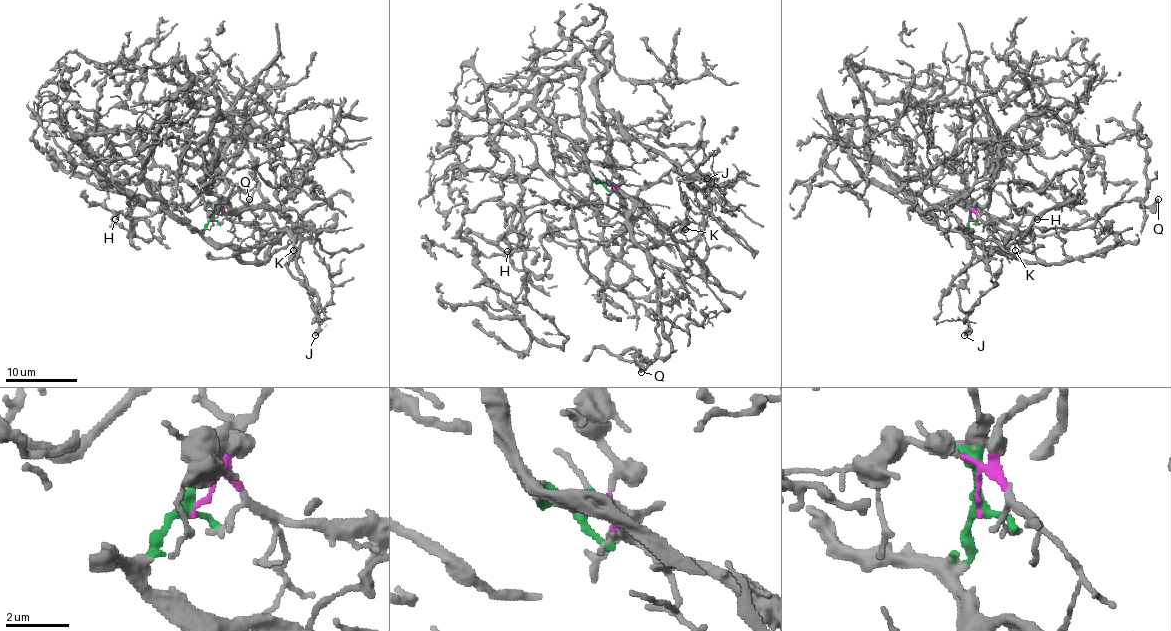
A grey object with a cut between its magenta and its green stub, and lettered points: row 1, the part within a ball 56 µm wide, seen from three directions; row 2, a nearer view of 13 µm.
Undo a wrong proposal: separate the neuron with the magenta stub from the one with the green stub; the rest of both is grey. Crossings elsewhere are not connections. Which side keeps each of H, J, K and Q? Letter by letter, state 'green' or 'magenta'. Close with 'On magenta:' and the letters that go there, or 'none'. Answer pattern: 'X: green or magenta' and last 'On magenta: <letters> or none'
H: green
J: magenta
K: magenta
Q: green
On magenta: J, K

